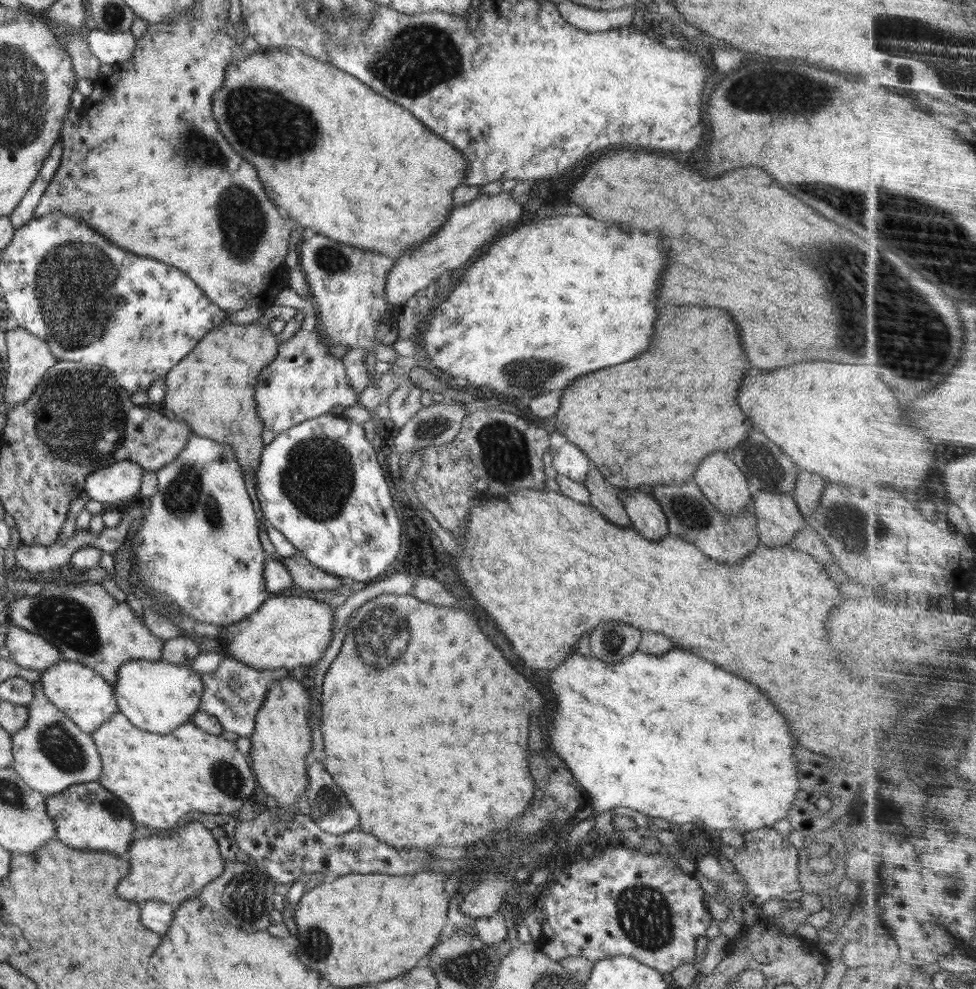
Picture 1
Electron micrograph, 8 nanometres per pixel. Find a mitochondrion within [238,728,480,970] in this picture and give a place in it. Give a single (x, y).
(315, 942)

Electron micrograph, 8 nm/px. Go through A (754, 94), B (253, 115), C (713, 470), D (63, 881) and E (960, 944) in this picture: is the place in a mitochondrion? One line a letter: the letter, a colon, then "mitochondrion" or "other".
A: mitochondrion
B: mitochondrion
C: other
D: other
E: other

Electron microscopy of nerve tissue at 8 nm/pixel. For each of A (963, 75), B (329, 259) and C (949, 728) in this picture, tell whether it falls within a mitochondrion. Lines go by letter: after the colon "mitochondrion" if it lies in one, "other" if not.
A: mitochondrion
B: mitochondrion
C: mitochondrion

